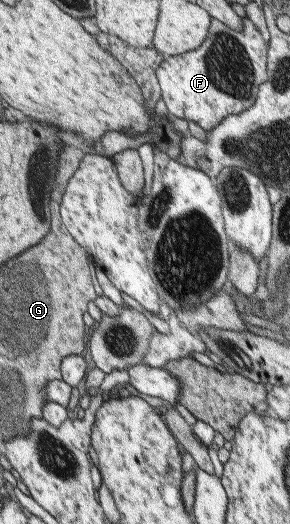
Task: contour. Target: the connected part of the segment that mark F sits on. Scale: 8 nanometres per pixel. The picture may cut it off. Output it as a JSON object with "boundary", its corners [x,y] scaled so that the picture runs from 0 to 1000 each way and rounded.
{"boundary":[[[841,34],[831,61],[731,36],[717,76],[686,94],[572,111],[541,132],[562,191],[583,214],[676,233],[717,250],[741,246],[786,221],[841,216],[879,198],[893,166],[928,153],[921,101],[928,80],[859,34]]]}

